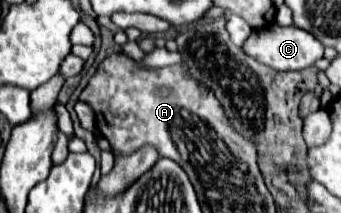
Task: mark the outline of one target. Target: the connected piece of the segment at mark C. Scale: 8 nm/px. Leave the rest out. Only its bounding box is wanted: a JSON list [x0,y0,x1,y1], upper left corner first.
[243,24,325,70]

